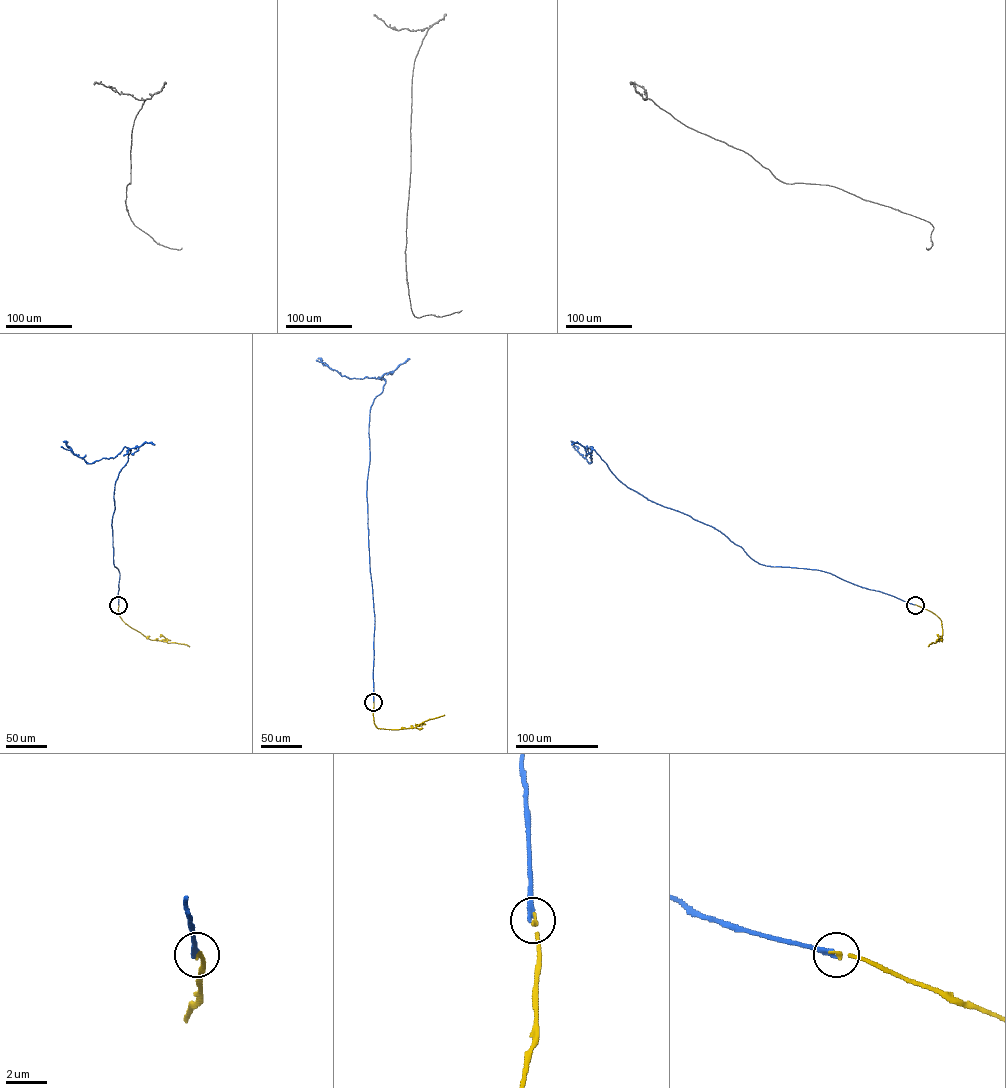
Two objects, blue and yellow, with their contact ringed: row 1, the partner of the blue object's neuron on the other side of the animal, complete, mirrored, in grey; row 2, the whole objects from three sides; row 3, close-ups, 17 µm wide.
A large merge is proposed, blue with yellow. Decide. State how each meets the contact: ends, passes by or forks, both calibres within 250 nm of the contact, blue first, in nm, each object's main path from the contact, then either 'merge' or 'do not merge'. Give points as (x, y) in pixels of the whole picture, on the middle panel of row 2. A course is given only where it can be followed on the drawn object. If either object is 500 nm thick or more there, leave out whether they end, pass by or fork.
blue ends | yellow ends | 200/170 nm | blue via (373, 702), (375, 616), (366, 495), (370, 407), (385, 381), (378, 377), (342, 376), (318, 358) | yellow via (373, 702), (373, 722), (378, 728), (413, 728), (444, 715) | do not merge

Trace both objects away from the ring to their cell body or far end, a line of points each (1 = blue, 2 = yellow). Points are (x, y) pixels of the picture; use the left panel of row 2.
1: (118, 604), (114, 495), (130, 450), (125, 446), (114, 457), (87, 463), (63, 441)
2: (118, 604), (123, 620), (148, 638), (189, 646)

